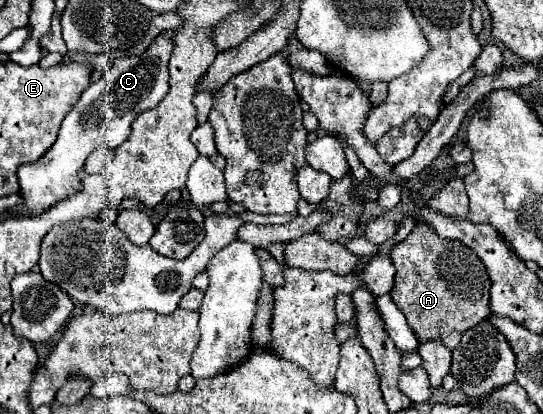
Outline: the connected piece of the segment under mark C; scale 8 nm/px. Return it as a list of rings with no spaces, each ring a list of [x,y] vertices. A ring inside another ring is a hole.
[[[160,34],[142,56],[132,56],[128,60],[114,60],[114,66],[98,80],[92,82],[80,96],[78,104],[62,120],[58,140],[52,148],[32,164],[22,164],[18,168],[20,194],[24,196],[24,208],[16,210],[20,214],[42,214],[56,202],[68,198],[80,190],[78,172],[82,170],[88,154],[98,146],[118,148],[128,140],[132,132],[132,122],[136,116],[148,108],[154,108],[168,94],[168,60],[172,56],[172,40]]]

